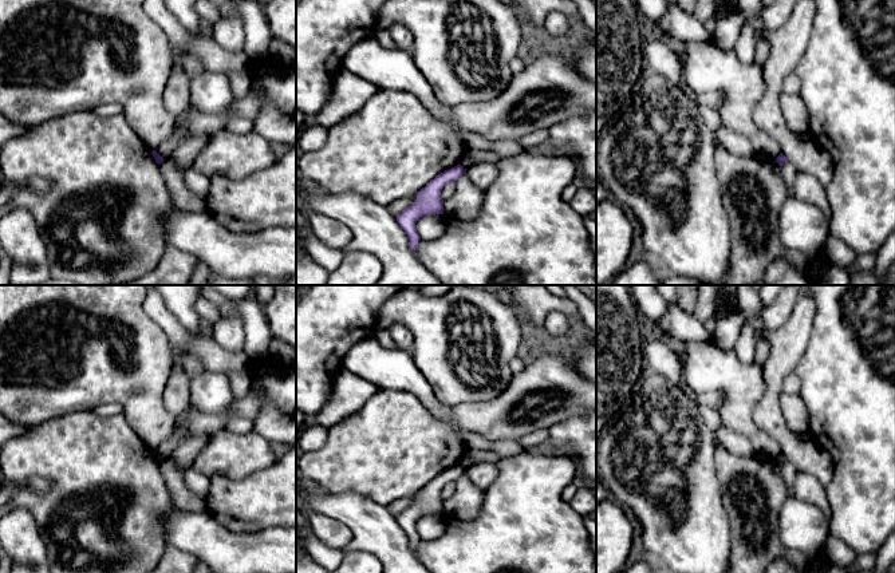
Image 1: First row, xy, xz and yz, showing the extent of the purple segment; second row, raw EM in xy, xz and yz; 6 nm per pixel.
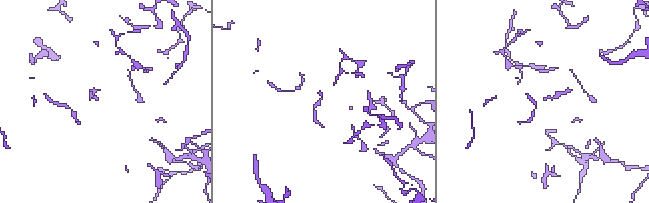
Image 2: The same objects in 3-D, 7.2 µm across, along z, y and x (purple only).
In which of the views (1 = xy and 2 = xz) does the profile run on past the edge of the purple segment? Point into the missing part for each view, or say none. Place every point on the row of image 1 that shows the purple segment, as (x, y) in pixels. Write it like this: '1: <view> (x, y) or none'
1: none
2: none

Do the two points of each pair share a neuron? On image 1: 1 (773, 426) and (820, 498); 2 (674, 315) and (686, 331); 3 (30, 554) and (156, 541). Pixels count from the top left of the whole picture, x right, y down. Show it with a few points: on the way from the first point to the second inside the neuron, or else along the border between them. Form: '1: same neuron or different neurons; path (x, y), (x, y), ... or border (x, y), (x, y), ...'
1: different neurons; border (799, 471), (811, 474), (824, 487)
2: same neuron; path (674, 319), (682, 327)
3: different neurons; border (36, 524), (48, 558)

